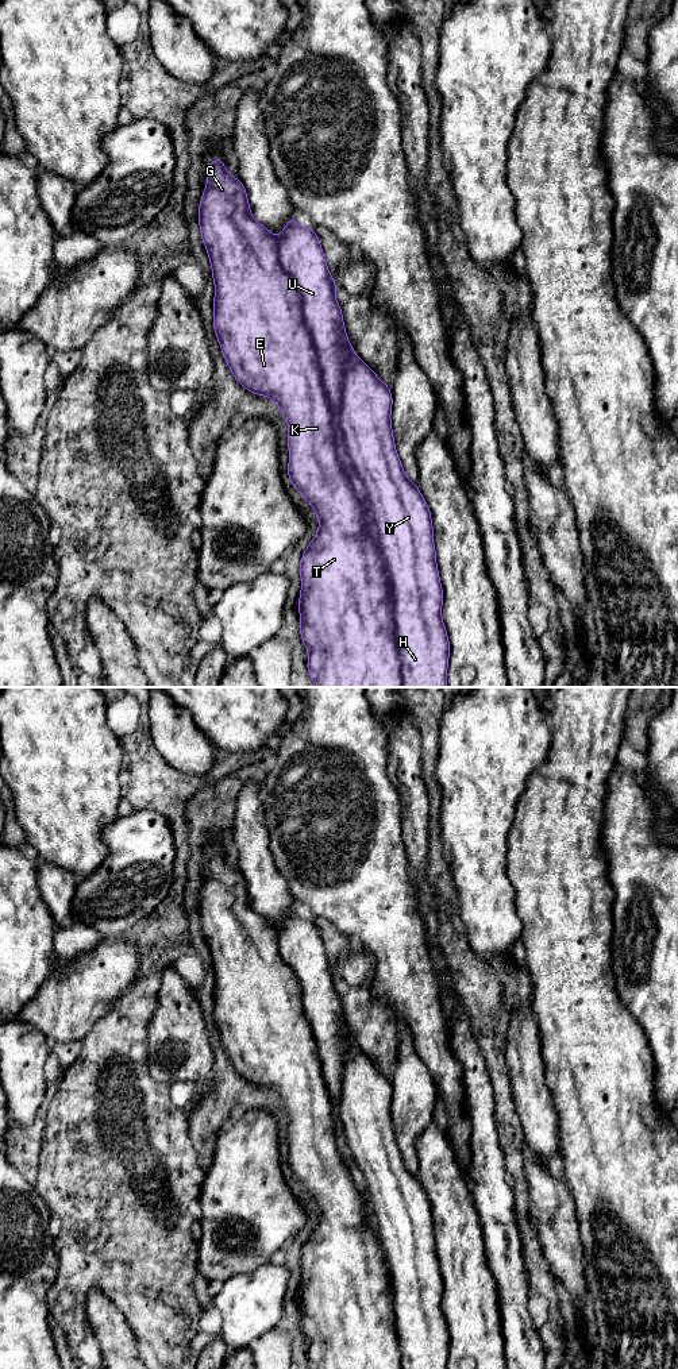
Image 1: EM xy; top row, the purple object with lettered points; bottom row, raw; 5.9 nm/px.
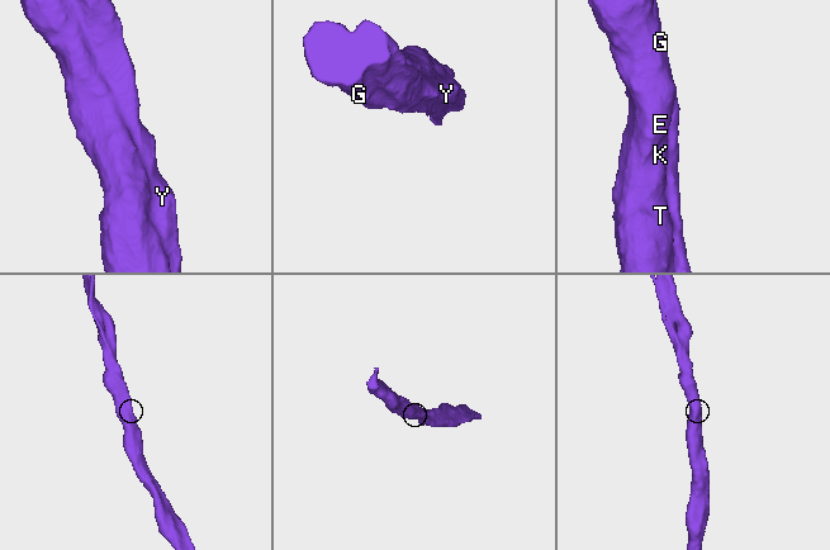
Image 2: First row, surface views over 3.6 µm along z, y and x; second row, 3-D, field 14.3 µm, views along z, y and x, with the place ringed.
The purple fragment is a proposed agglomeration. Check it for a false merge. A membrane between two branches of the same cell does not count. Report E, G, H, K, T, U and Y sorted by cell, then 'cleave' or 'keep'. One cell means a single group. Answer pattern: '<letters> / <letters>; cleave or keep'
E G H K T Y / U; cleave

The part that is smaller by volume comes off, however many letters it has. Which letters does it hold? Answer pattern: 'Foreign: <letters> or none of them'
Foreign: U

